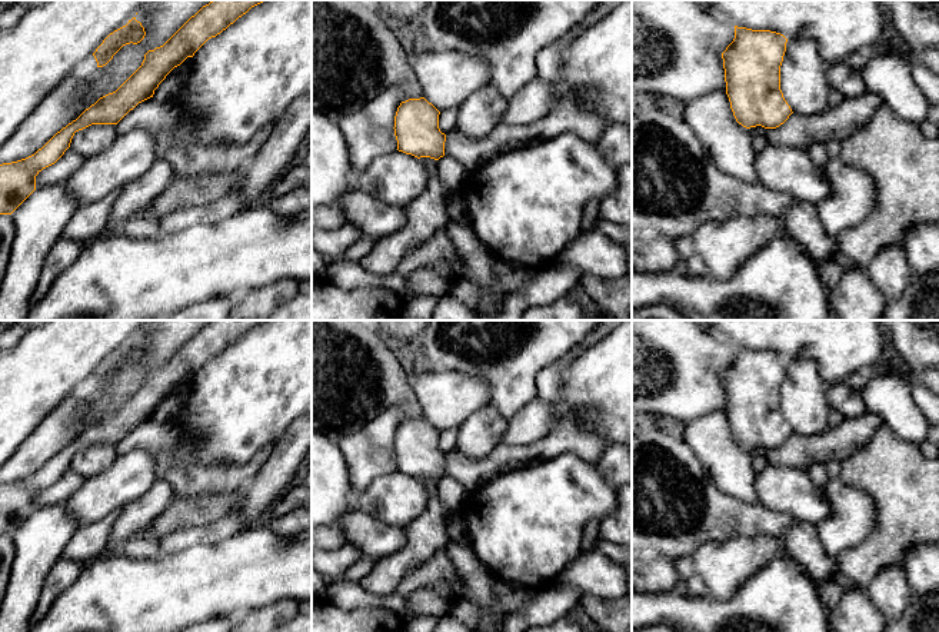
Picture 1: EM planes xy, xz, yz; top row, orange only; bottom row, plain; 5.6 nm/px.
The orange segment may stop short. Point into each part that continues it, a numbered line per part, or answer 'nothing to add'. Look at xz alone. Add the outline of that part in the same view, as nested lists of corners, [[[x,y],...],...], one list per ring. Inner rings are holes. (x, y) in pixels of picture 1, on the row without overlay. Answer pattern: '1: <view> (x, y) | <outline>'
nothing to add

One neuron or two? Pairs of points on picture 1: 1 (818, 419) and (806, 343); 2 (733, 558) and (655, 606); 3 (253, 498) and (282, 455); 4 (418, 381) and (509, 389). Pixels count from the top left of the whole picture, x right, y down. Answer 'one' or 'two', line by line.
1: two
2: two
3: one
4: two

